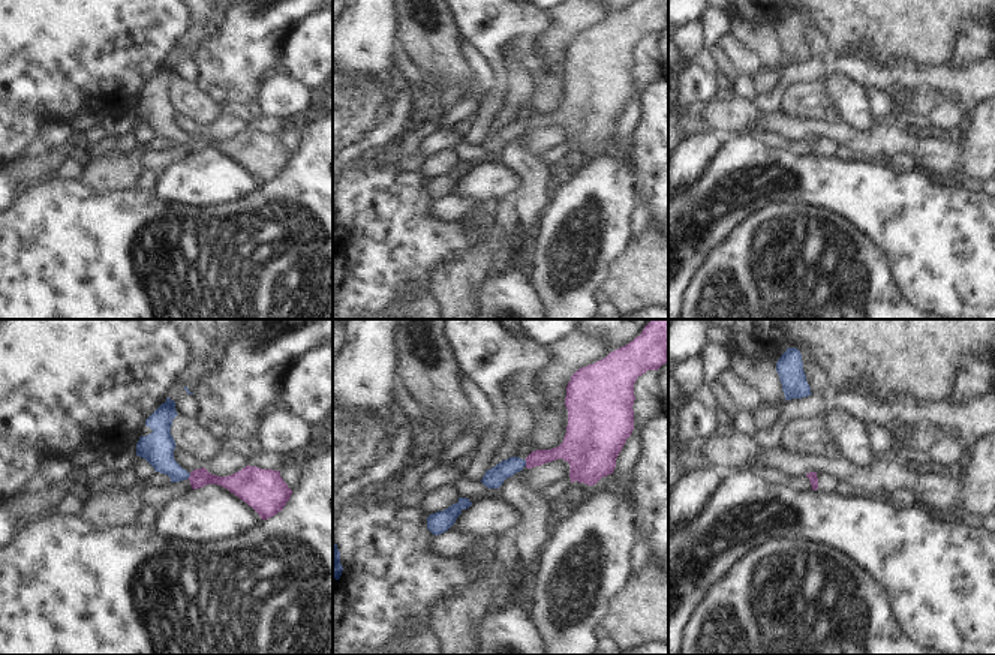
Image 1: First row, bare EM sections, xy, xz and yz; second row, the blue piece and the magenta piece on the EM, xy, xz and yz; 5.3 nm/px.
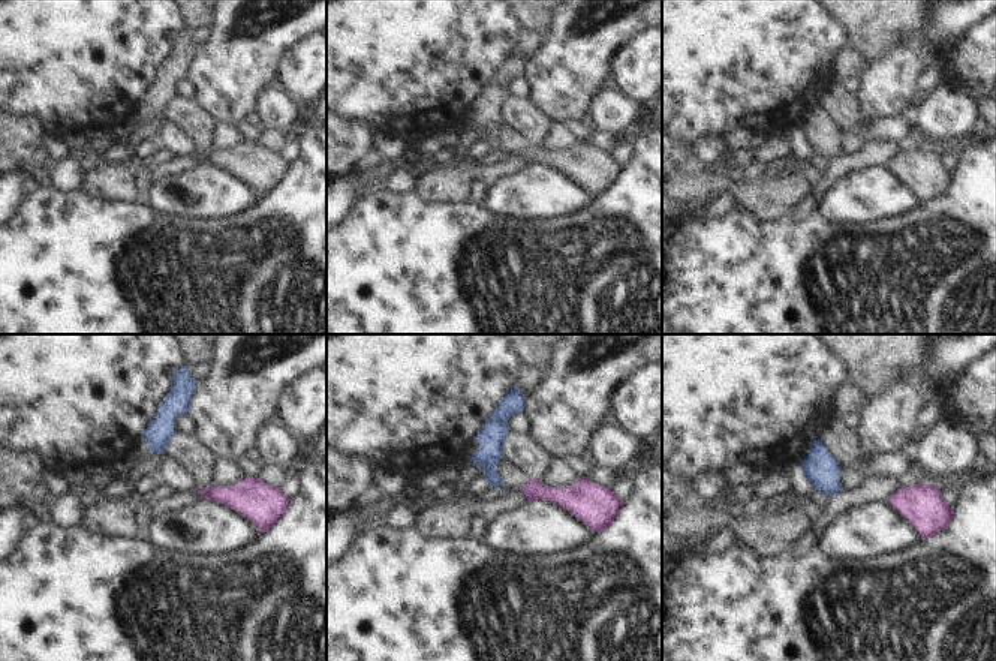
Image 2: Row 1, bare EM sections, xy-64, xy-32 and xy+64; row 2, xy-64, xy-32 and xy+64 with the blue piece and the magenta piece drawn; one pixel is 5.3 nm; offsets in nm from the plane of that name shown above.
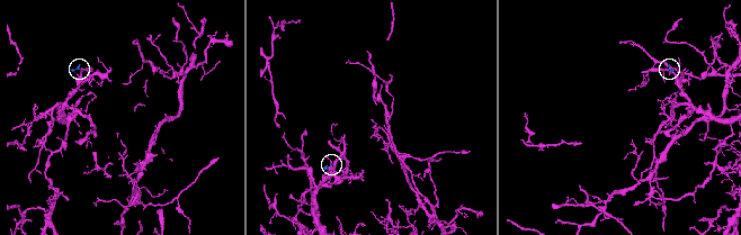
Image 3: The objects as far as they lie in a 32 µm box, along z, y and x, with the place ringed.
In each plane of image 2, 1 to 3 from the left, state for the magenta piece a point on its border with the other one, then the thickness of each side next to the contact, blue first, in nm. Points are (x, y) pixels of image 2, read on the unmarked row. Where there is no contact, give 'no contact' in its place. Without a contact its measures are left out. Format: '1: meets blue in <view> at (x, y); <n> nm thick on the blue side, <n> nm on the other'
1: no contact
2: no contact
3: no contact

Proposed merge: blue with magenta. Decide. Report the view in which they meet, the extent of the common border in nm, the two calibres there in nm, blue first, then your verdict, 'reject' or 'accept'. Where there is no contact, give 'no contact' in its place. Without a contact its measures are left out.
xz | 30 nm | 110/110 nm | accept

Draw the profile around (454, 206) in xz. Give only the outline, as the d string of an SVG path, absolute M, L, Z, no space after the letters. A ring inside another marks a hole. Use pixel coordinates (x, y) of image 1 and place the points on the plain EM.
M453 189L447 196L435 199L430 214L442 222L456 222L484 210L492 210L495 201L465 196Z

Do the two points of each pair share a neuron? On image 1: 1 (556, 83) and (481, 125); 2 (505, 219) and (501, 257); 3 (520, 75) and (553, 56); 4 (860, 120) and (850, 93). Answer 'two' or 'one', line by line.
1: two
2: one
3: two
4: one

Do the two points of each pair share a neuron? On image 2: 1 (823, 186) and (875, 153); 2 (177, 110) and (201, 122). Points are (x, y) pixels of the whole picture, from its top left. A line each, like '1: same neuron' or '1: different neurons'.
1: same neuron
2: same neuron

